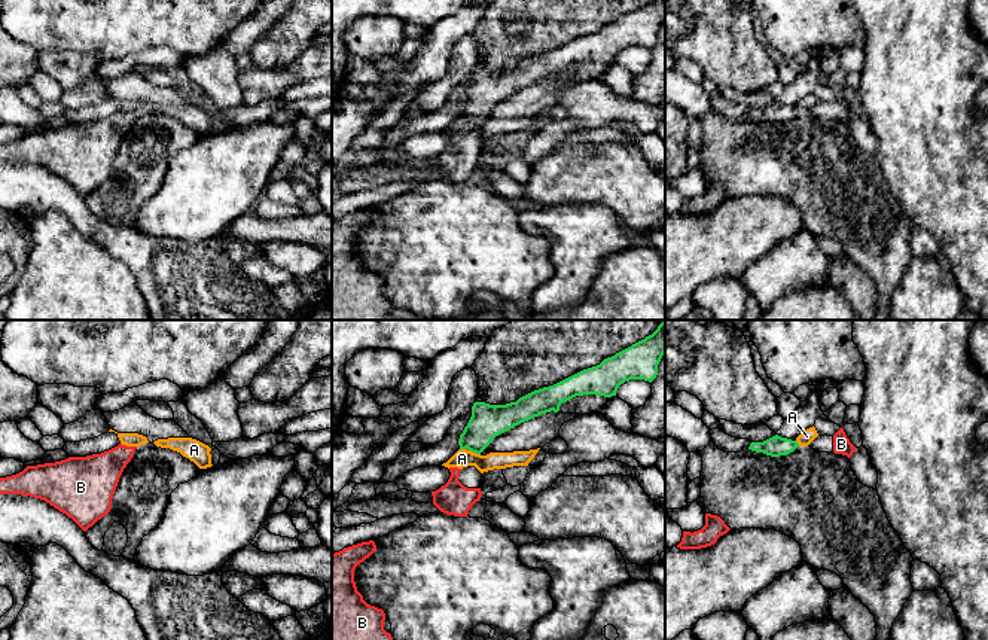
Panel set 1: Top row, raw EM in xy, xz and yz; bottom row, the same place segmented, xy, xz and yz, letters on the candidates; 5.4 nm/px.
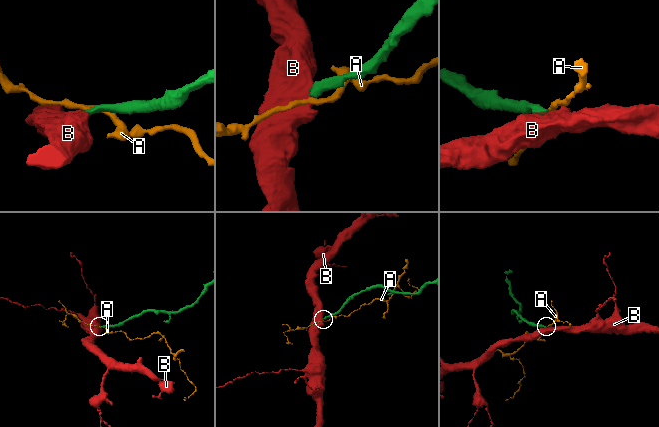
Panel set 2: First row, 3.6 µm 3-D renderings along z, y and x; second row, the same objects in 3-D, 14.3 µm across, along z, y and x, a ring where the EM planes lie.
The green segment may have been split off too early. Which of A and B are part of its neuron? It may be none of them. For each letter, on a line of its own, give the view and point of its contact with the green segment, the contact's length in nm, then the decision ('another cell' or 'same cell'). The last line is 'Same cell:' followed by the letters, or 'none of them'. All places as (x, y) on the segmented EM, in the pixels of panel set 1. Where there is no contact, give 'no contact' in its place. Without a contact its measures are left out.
A: xz (475, 451) | 70 nm | another cell
B: xz (467, 448) | 30 nm | same cell
Same cell: B

